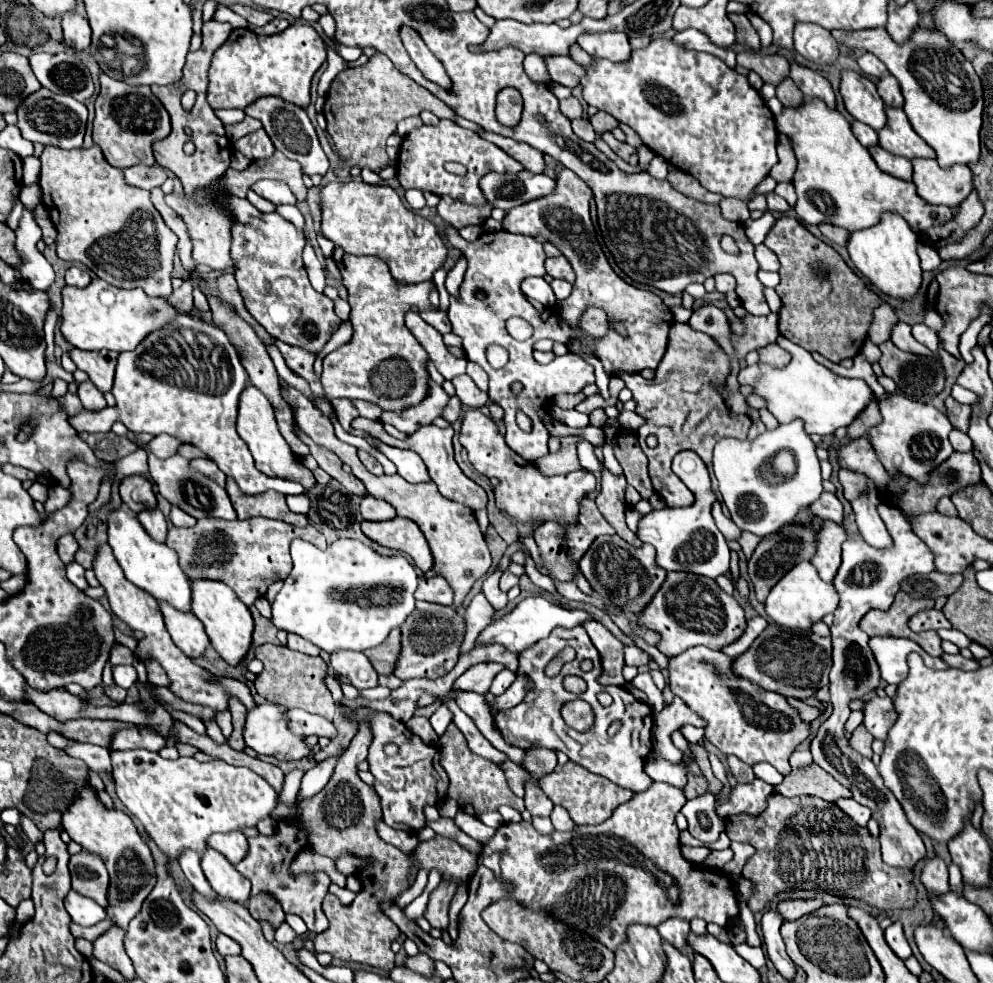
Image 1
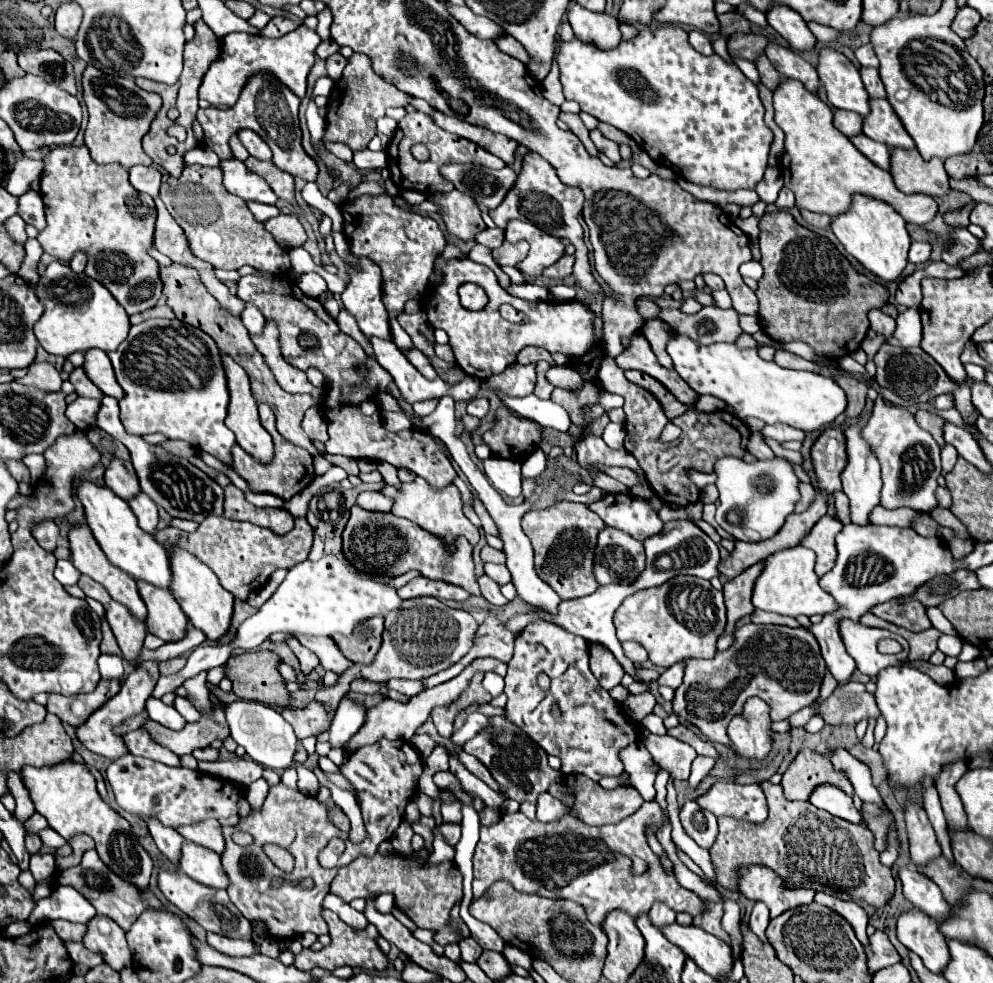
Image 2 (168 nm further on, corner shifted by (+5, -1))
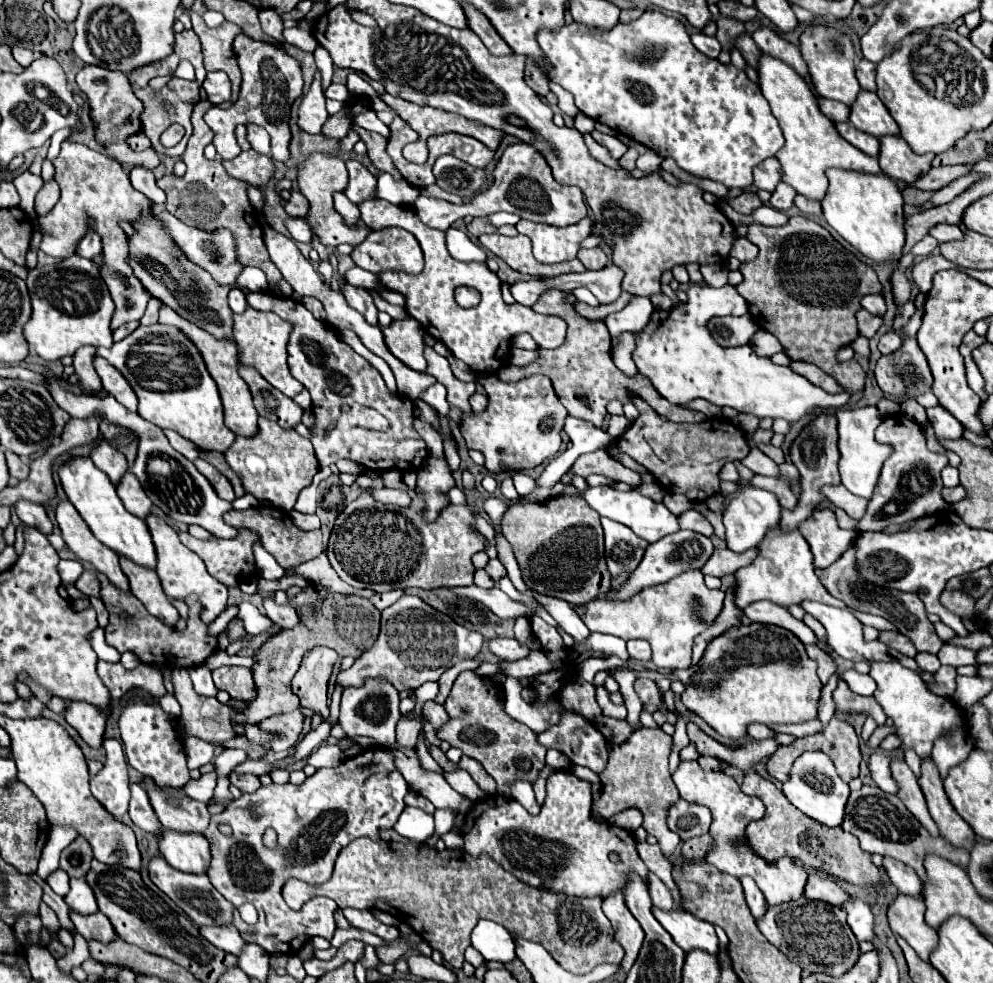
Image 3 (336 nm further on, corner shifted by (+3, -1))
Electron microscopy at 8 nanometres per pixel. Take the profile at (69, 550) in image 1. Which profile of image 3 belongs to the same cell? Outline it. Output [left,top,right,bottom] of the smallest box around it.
[15,500,53,536]

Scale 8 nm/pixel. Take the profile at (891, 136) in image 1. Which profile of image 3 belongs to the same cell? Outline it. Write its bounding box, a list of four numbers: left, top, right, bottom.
[849,90,899,138]

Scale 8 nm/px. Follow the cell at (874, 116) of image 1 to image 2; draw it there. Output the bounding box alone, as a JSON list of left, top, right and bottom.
[819,50,871,116]

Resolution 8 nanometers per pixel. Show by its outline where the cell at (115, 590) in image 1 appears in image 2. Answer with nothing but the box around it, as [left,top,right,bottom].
[69,526,147,622]

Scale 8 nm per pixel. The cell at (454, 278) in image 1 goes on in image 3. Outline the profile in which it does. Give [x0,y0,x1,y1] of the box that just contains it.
[341,284,377,326]

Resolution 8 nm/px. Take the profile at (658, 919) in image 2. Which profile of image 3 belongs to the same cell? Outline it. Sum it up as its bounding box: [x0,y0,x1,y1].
[647,872,673,910]

